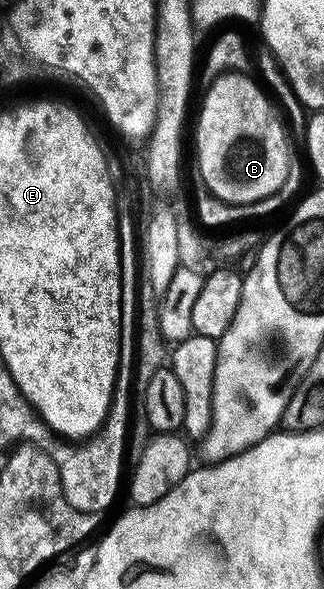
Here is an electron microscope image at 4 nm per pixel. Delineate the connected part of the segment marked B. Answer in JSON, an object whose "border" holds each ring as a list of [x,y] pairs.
{"border":[[[220,73],[211,80],[212,88],[204,95],[204,104],[200,107],[200,120],[196,123],[196,163],[200,166],[200,179],[205,183],[207,194],[218,199],[223,204],[235,205],[238,203],[253,203],[259,199],[265,199],[275,193],[282,185],[282,181],[286,181],[286,173],[288,172],[288,160],[290,152],[288,152],[288,139],[284,136],[284,127],[280,124],[280,119],[276,116],[276,111],[272,108],[270,100],[264,96],[264,91],[252,79],[247,79],[248,75],[244,73]]]}

